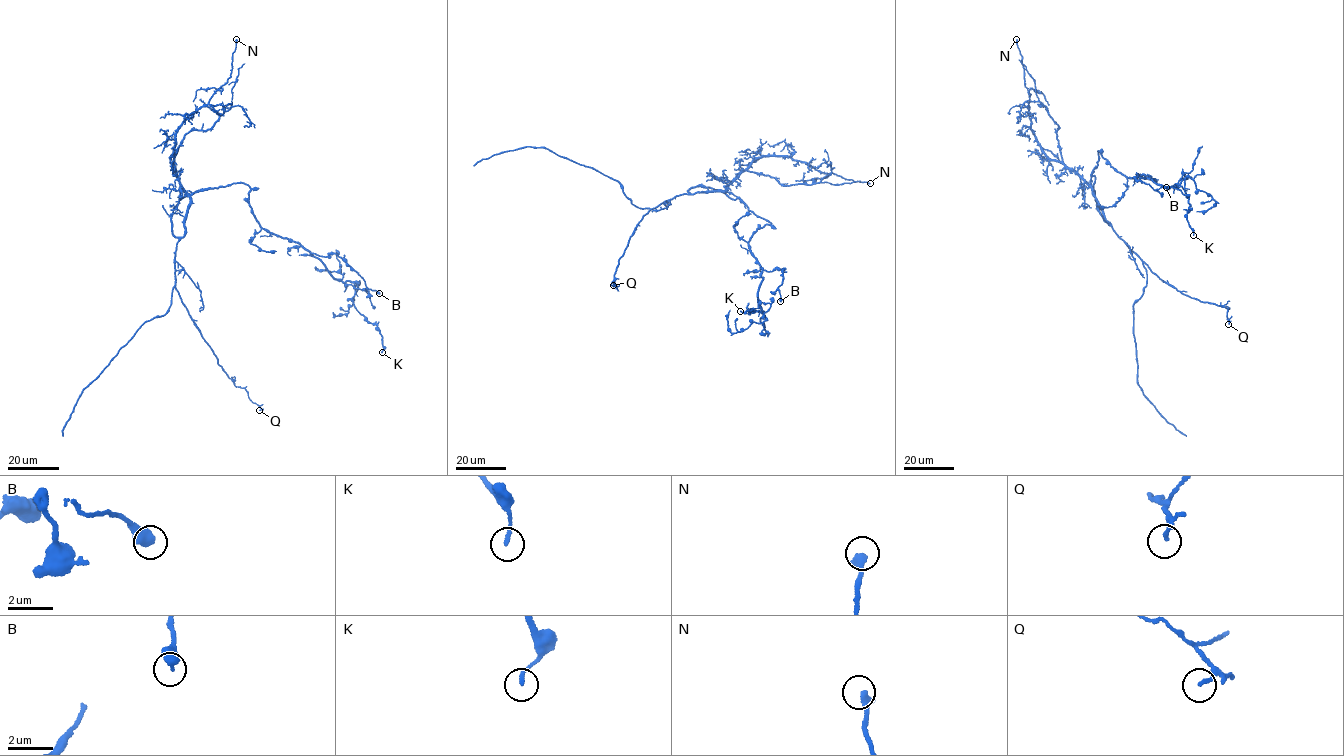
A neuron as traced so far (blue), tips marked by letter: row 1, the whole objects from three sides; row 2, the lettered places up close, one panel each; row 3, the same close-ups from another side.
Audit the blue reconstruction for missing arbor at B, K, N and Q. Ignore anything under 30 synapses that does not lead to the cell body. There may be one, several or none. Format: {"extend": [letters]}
{"extend": []}

